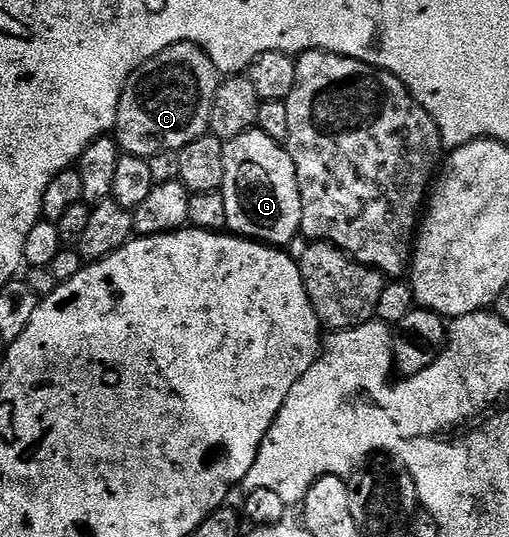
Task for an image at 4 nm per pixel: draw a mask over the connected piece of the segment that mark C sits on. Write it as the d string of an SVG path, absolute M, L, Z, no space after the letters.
M177 43L161 51L136 69L125 83L117 107L117 119L113 136L123 153L149 158L165 151L178 151L193 143L210 130L209 115L213 111L213 95L217 95L221 75L213 67L213 59L201 47L193 43Z

